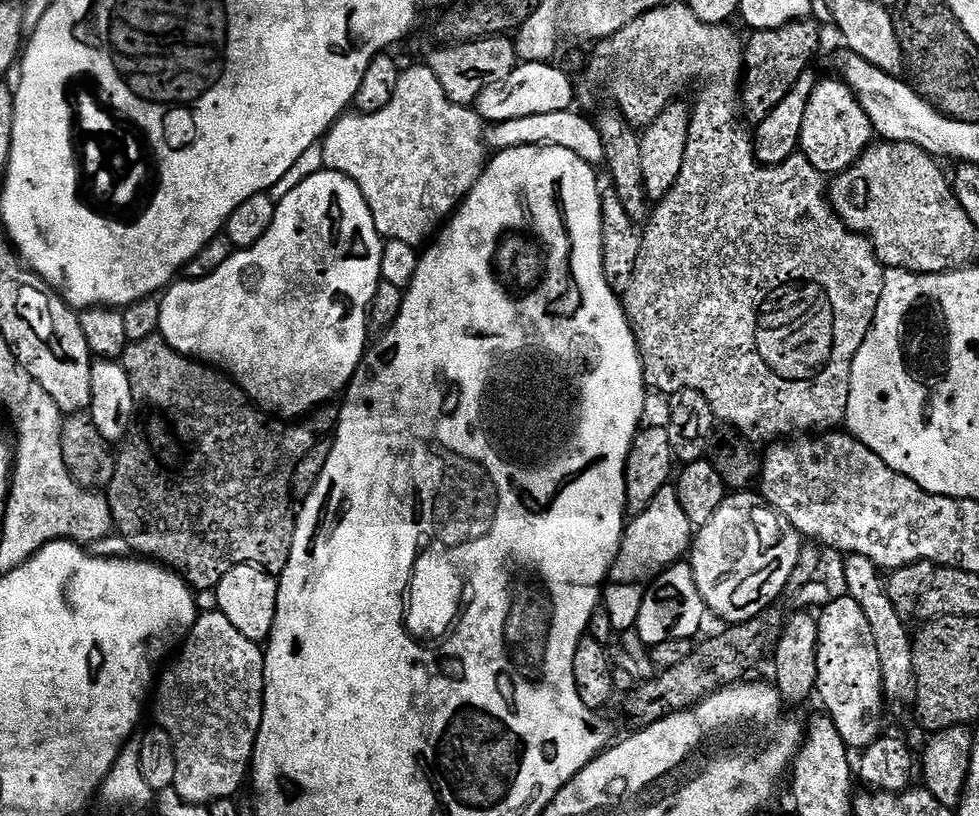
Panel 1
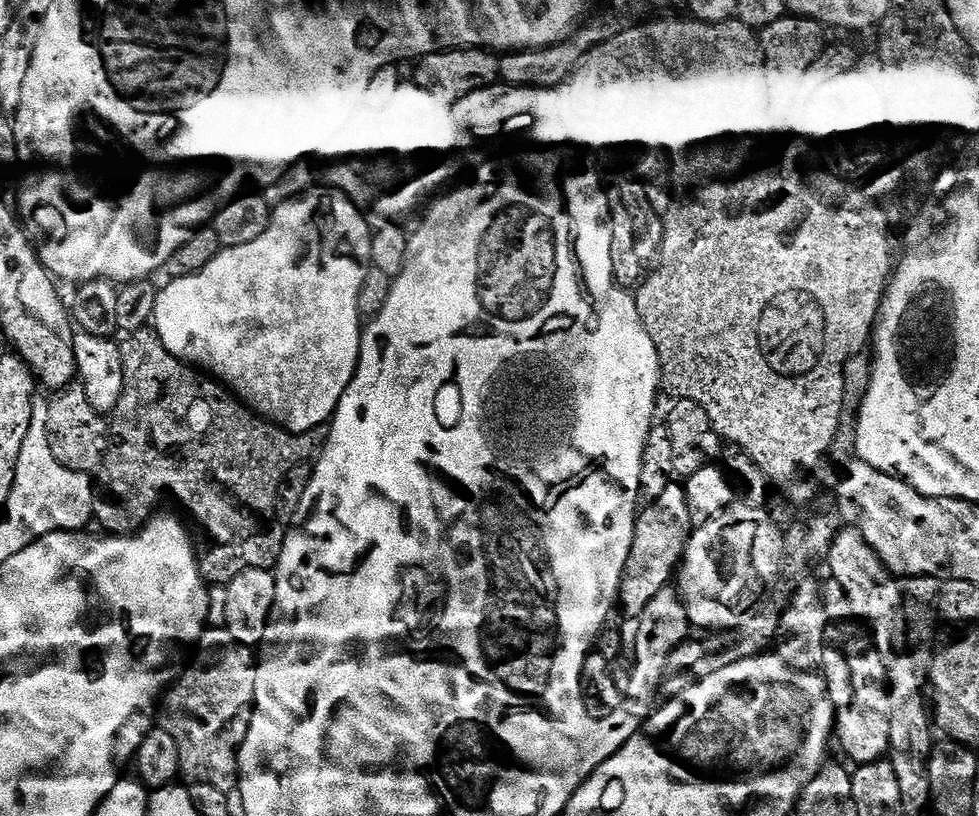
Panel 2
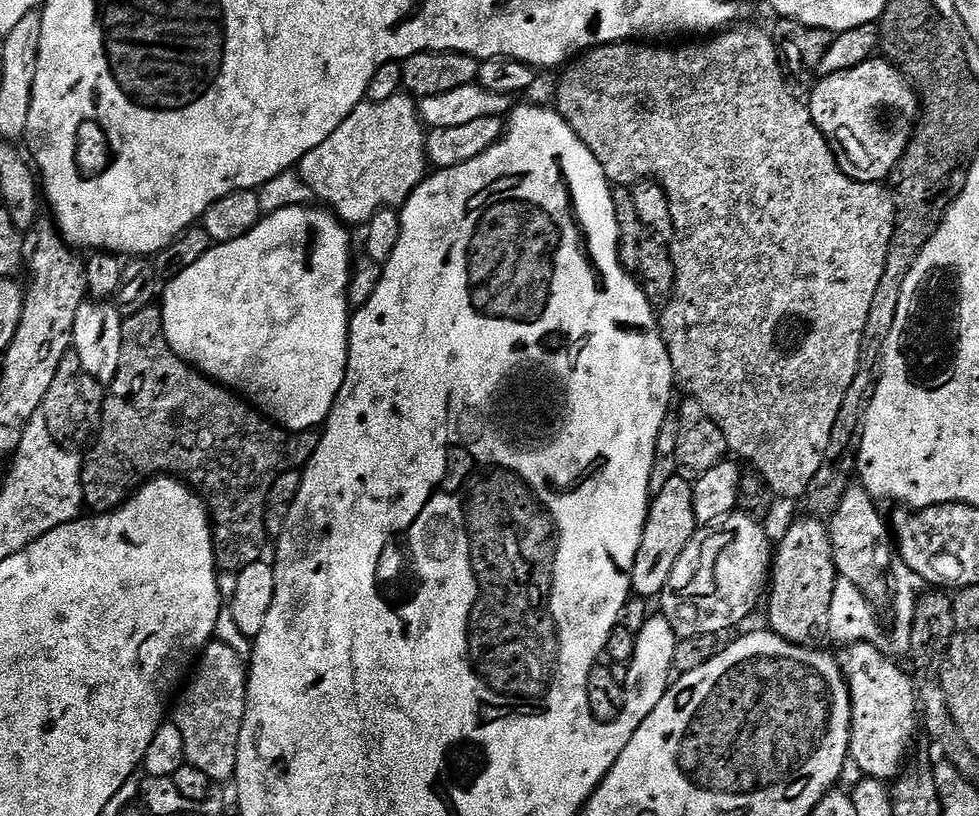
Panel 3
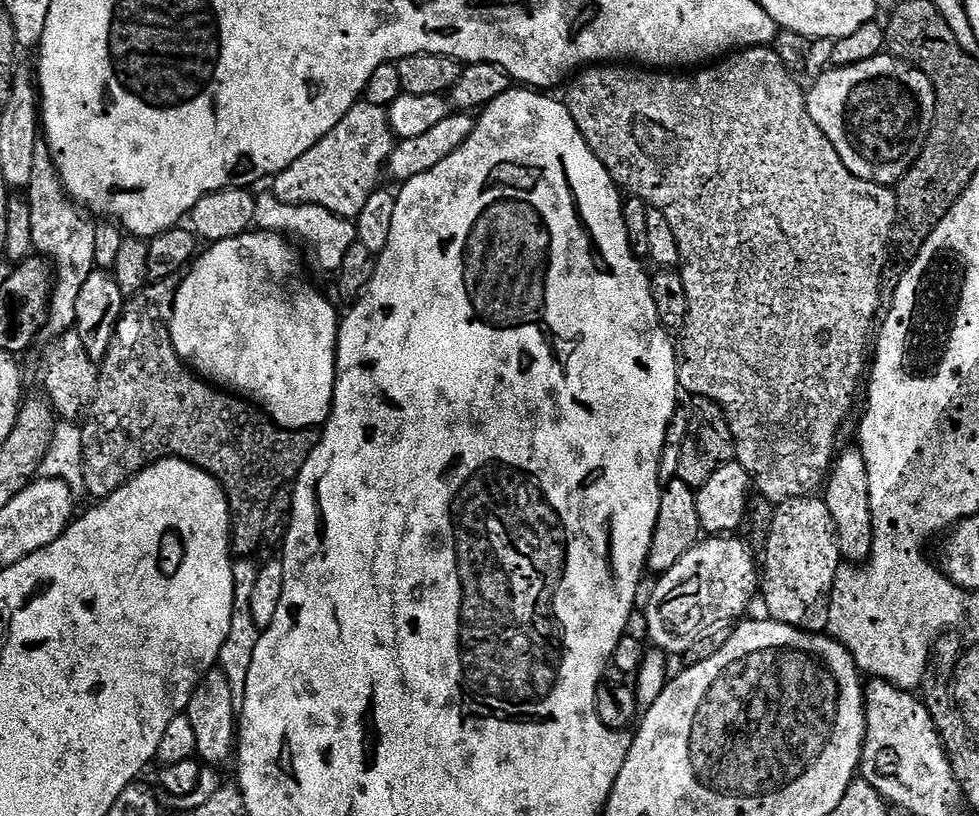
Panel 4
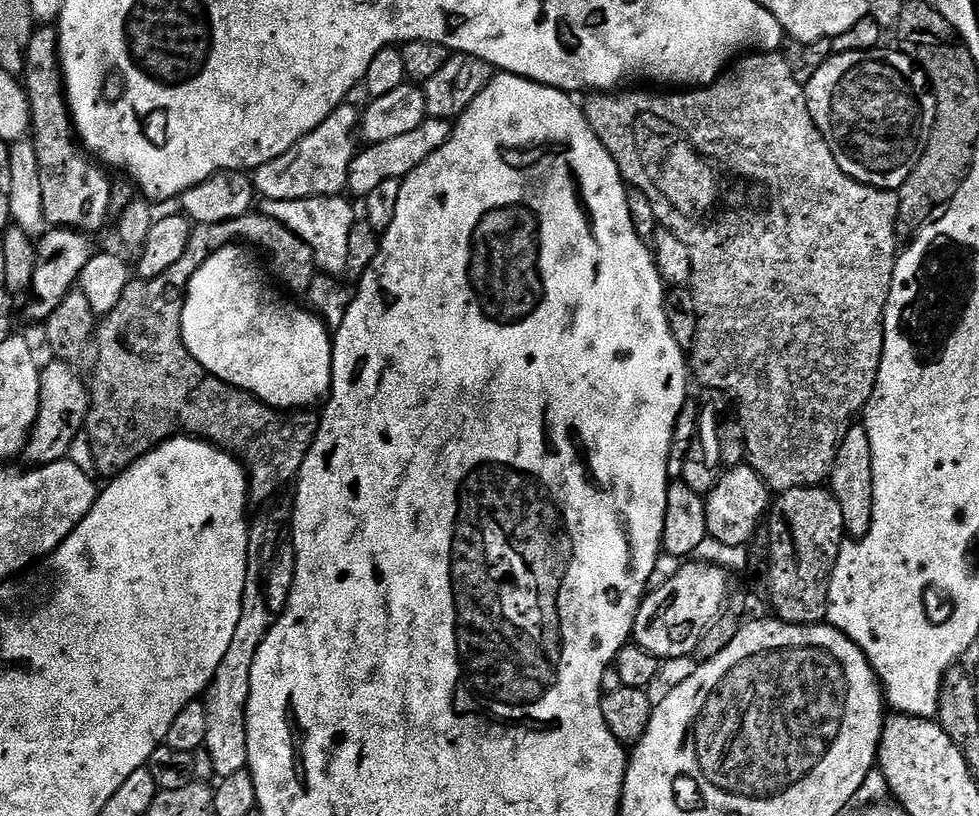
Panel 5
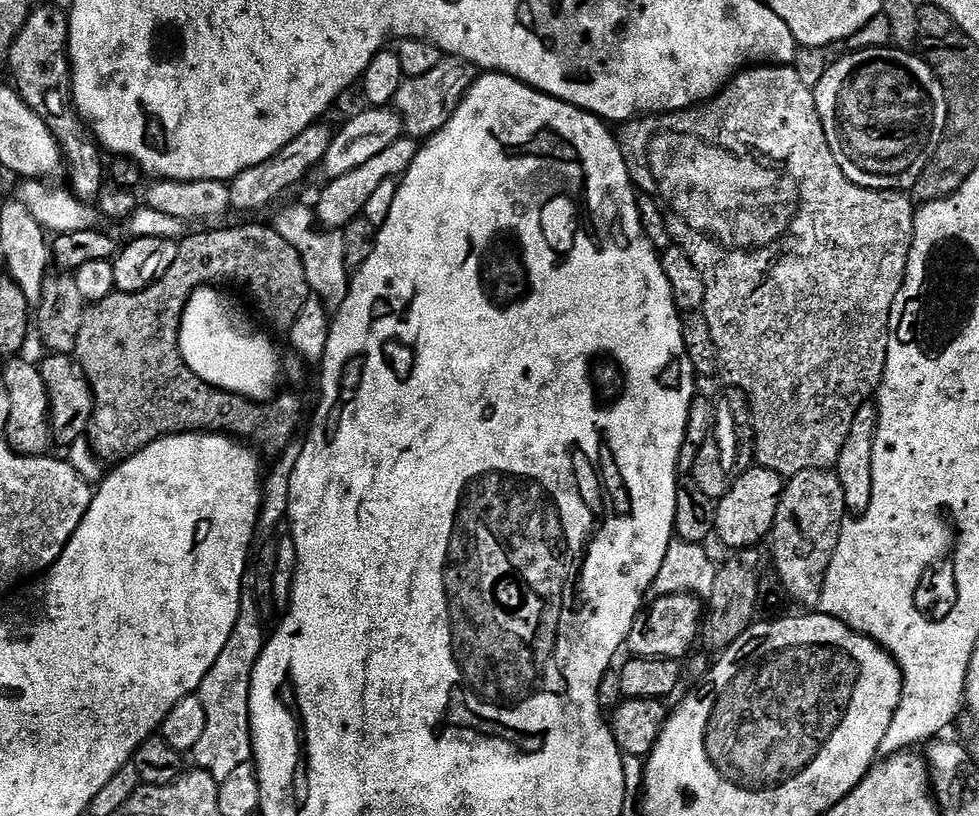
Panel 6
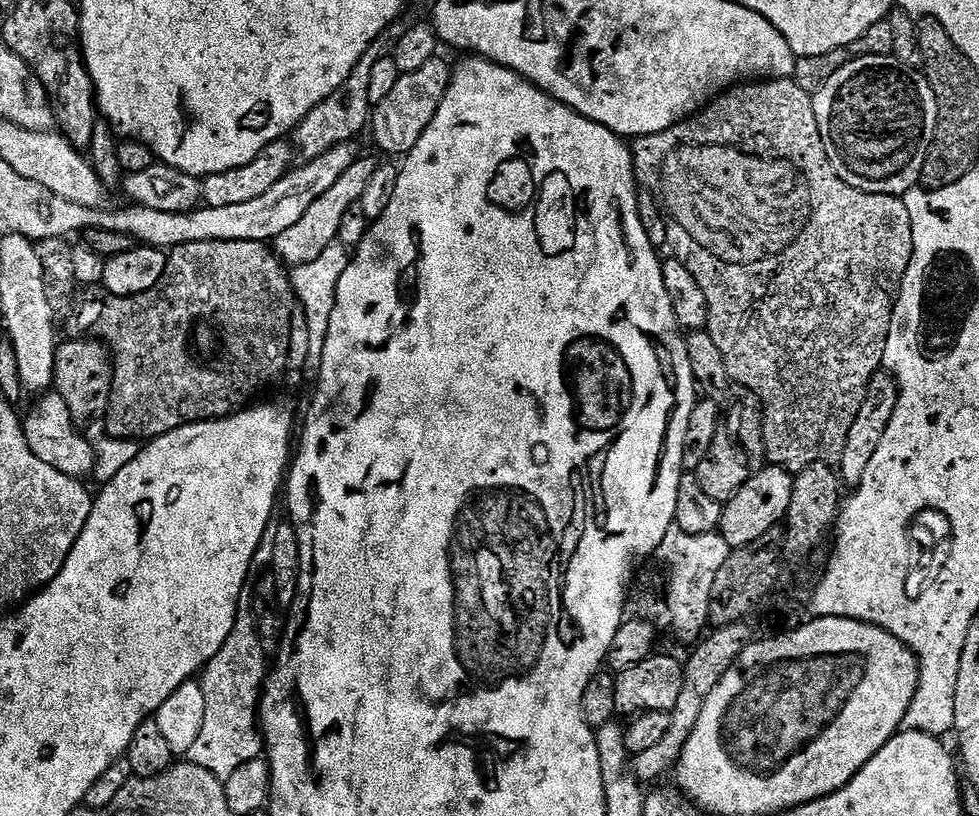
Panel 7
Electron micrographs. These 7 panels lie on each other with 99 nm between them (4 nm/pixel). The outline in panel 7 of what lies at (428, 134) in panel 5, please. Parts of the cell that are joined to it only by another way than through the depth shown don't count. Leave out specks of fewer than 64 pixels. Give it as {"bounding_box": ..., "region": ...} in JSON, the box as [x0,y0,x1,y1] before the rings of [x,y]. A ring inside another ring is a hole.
{"bounding_box":[274,156,379,268],"region":[[[372,156],[357,157],[357,160],[342,173],[338,181],[332,184],[322,196],[316,198],[298,223],[288,230],[284,230],[274,240],[275,251],[284,263],[294,268],[301,264],[311,264],[330,244],[339,239],[342,220],[346,216],[347,210],[361,201],[368,182],[374,176],[379,163],[379,159]]]}

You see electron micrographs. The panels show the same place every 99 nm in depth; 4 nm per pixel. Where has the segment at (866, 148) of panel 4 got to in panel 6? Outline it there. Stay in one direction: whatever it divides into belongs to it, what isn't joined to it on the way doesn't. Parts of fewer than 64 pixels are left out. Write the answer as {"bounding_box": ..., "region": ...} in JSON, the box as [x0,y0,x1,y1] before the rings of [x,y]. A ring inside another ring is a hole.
{"bounding_box":[814,46,948,192],"region":[[[900,46],[849,51],[826,70],[814,89],[826,142],[830,142],[842,174],[863,188],[877,188],[879,192],[911,190],[944,133],[948,107],[942,86],[931,66],[919,55],[911,56],[908,52],[911,51]]]}

